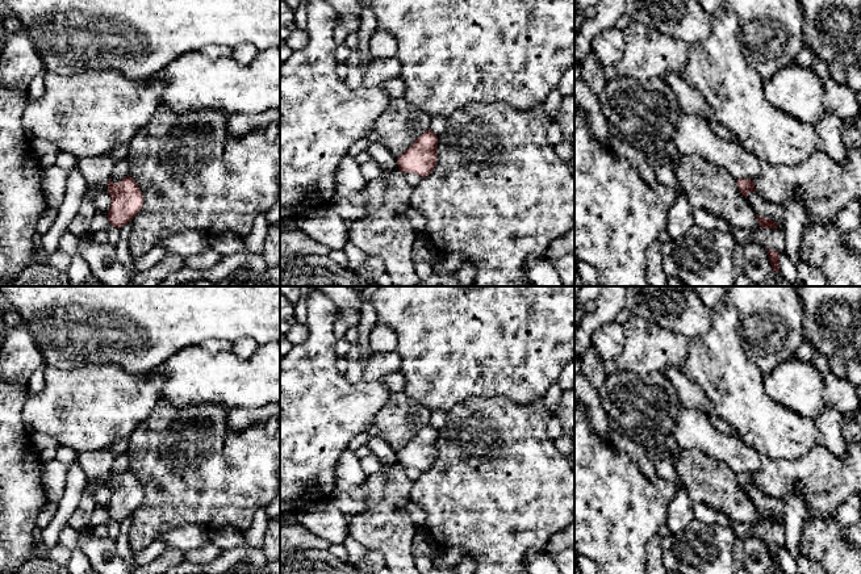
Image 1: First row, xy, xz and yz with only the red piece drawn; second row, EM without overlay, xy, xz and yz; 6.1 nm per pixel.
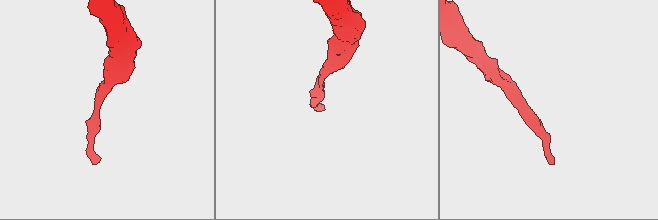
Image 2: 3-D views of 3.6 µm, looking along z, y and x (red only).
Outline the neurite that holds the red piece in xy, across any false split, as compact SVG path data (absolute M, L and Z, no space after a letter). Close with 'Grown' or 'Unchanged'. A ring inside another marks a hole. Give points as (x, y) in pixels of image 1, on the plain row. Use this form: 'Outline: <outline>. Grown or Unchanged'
Outline: M126 470L117 478L108 474L108 487L112 493L108 506L109 519L121 523L130 516L143 500L143 489L130 470Z. Unchanged

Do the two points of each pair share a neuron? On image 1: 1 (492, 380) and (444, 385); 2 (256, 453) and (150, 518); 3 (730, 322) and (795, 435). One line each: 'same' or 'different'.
1: same
2: same
3: same

